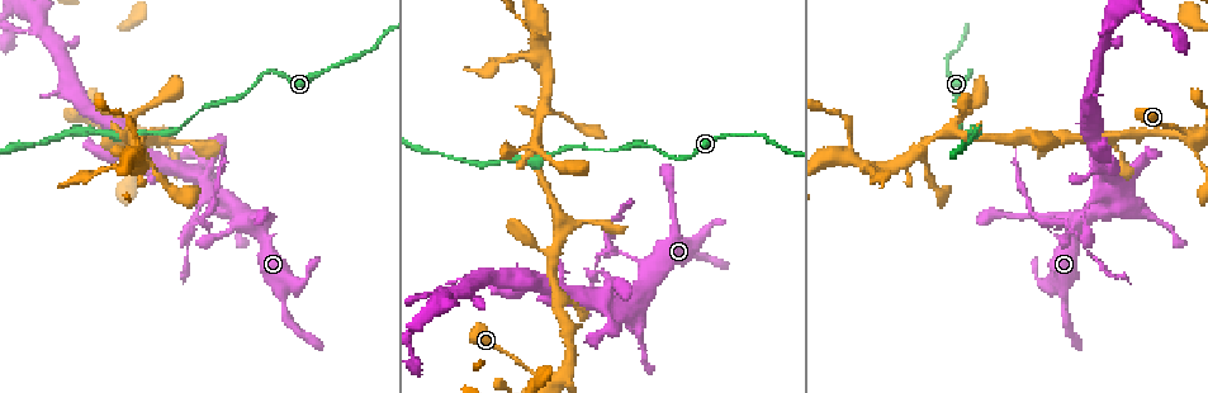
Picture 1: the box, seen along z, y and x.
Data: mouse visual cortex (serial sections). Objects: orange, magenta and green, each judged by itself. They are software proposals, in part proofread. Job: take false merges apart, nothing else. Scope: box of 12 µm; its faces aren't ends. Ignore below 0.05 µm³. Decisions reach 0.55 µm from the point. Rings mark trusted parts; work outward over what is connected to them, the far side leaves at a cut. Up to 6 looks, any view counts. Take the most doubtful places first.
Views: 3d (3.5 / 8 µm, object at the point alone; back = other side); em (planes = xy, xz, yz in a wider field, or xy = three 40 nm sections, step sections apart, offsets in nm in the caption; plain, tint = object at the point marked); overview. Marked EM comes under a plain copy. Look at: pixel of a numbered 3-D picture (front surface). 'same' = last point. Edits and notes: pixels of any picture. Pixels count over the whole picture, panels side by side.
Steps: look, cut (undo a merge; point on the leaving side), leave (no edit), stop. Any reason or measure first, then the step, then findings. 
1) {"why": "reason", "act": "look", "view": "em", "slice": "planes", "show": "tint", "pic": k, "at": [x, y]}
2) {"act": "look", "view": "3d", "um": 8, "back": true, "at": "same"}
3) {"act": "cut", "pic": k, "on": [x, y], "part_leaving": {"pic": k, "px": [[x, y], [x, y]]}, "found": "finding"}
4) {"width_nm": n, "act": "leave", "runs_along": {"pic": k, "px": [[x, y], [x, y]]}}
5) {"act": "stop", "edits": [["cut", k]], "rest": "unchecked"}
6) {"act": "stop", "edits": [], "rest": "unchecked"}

{"why": "thin neck", "act": "look", "view": "3d", "um": 3.5, "pic": 1, "at": [189, 242]}

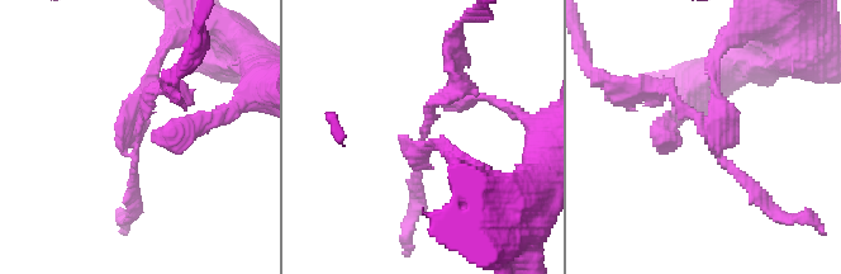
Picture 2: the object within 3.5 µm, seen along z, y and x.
{"why": "now the EM", "act": "look", "view": "em", "slice": "xy", "step": 1, "show": "tint", "pic": 2, "at": [710, 143]}

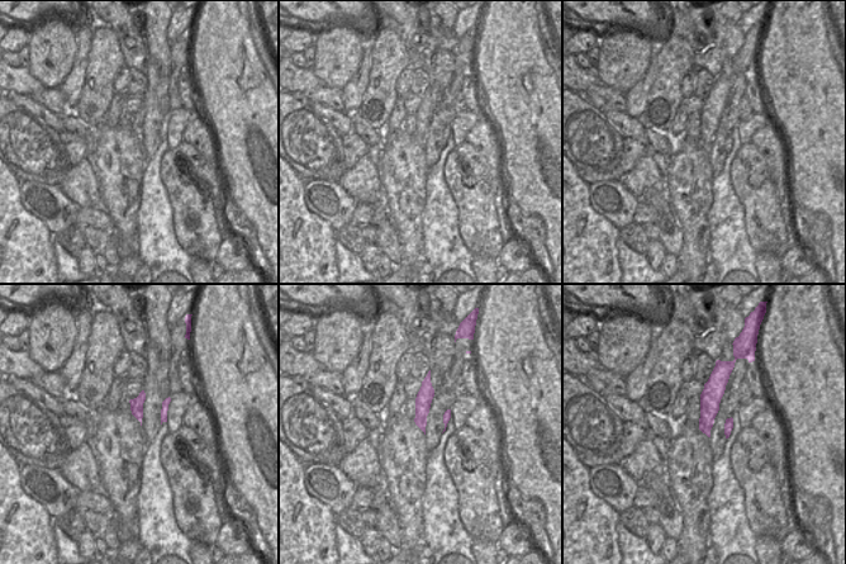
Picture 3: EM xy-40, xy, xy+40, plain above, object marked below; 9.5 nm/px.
{"act": "look", "view": "em", "slice": "planes", "show": "tint", "at": "same"}

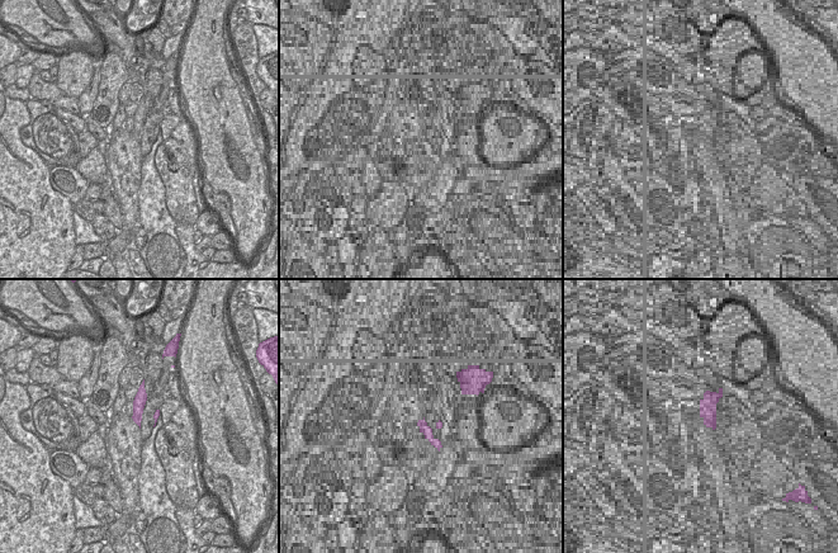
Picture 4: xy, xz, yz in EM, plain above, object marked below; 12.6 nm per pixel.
{"act": "leave", "runs_along": {"pic": 2, "px": [[432, 145], [409, 149], [448, 90]]}, "found": "one cell here"}

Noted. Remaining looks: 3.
{"why": "three-way junction", "act": "look", "view": "3d", "um": 3.5, "pic": 1, "at": [139, 141]}

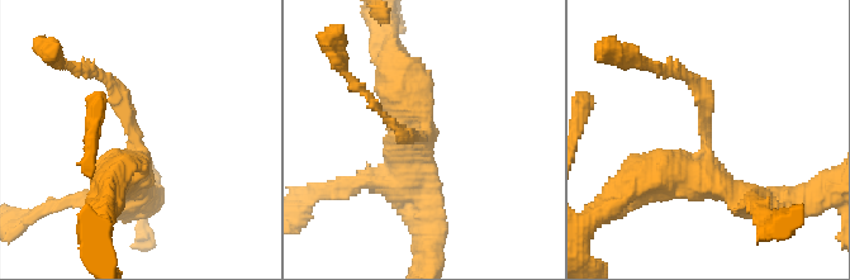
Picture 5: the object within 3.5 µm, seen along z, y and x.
{"arms": 3, "arm_widths_nm": [150, 350, 450], "why": "need the tissue", "act": "look", "view": "em", "slice": "xy", "step": 5, "show": "tint", "pic": 5, "at": [139, 142]}

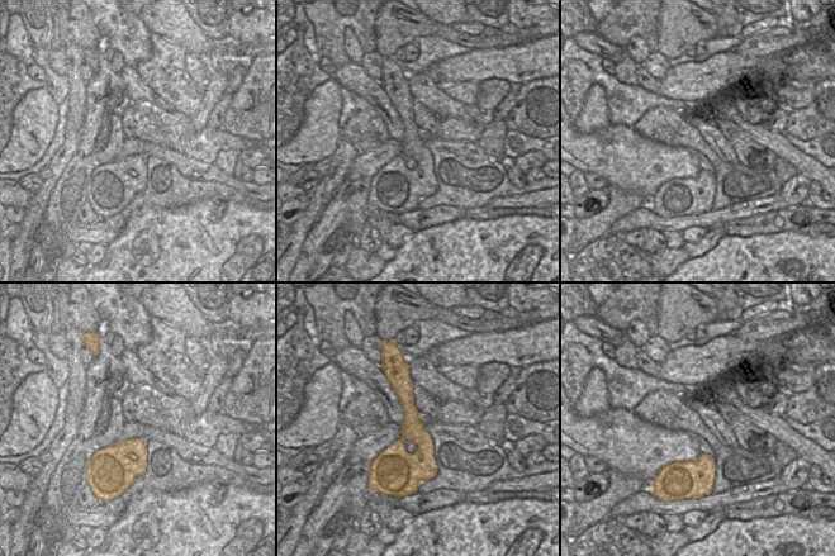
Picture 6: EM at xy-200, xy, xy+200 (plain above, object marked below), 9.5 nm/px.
{"why": "another direction", "act": "look", "view": "em", "slice": "xy", "step": 3, "show": "tint", "at": "same"}

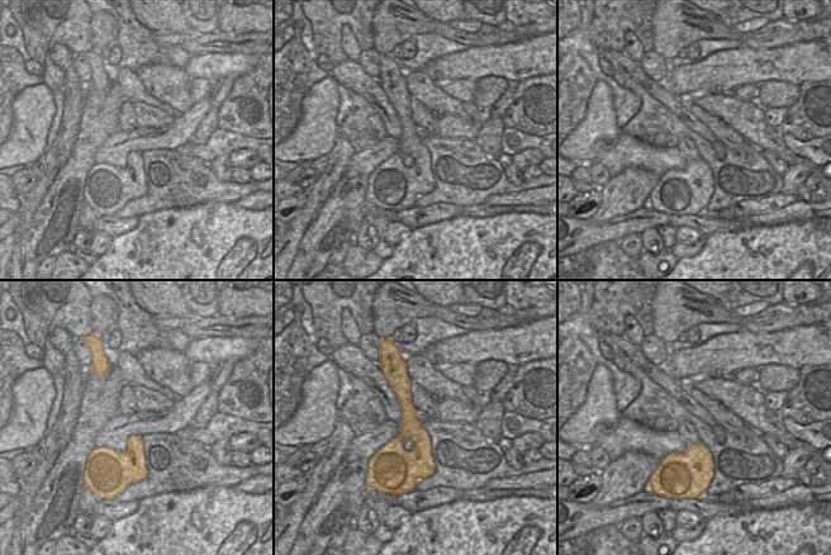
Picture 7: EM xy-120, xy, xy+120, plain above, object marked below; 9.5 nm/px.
{"act": "leave", "runs_along": {"pic": 5, "px": [[741, 194], [710, 179], [706, 100], [680, 74]]}, "found": "continuous, no second cell"}

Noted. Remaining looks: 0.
{"act": "stop", "edits": [], "rest": "unchecked"}

